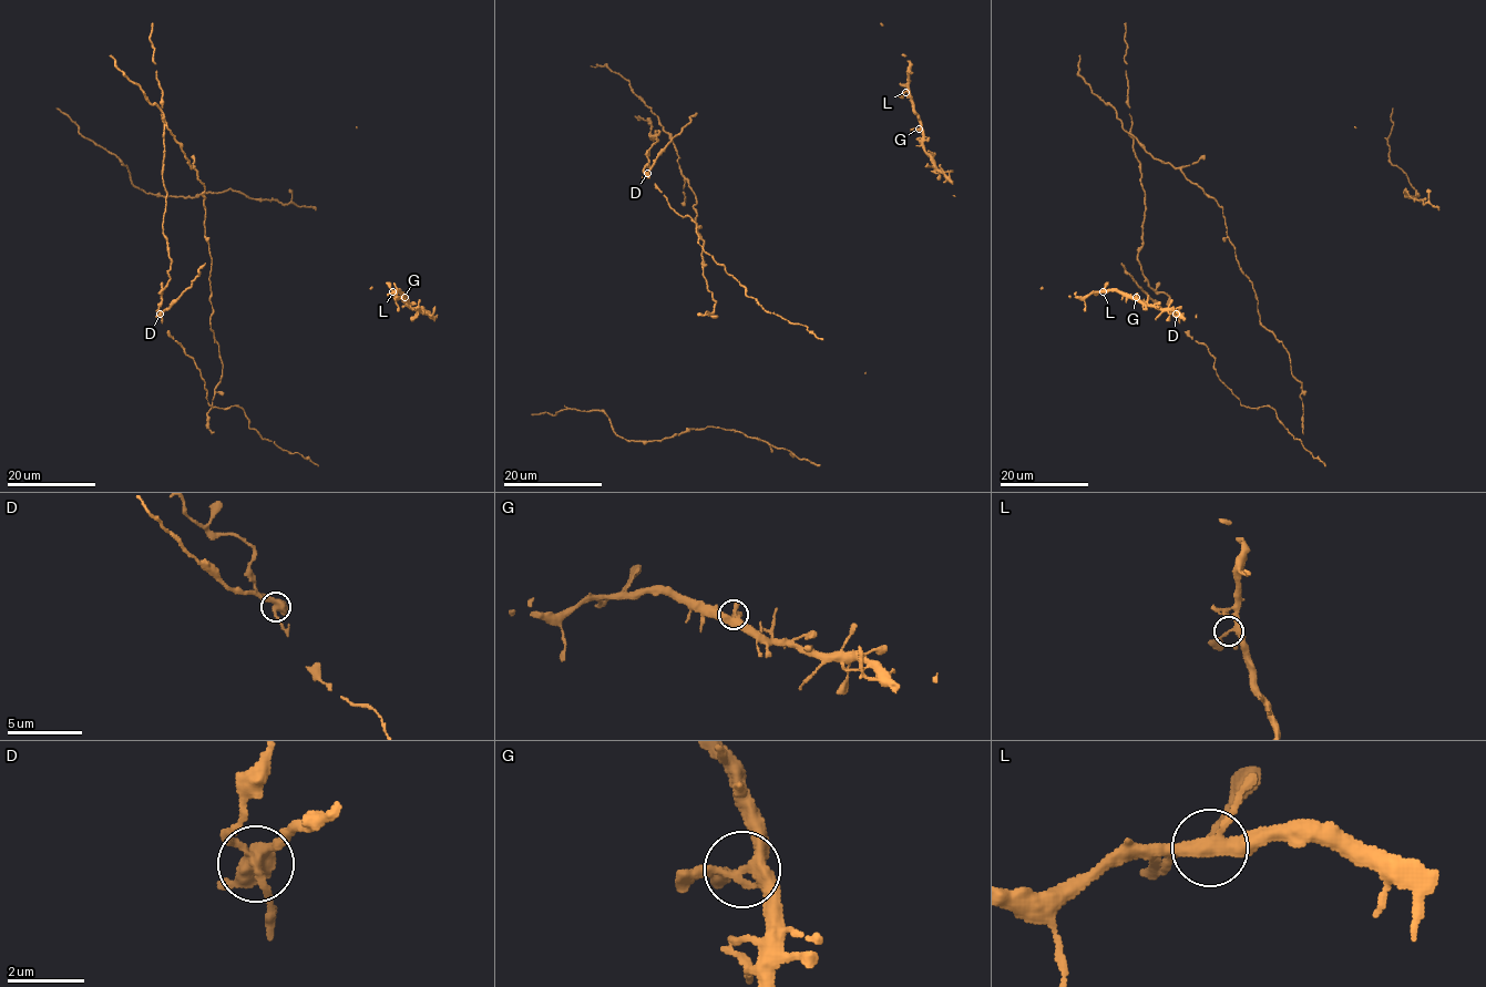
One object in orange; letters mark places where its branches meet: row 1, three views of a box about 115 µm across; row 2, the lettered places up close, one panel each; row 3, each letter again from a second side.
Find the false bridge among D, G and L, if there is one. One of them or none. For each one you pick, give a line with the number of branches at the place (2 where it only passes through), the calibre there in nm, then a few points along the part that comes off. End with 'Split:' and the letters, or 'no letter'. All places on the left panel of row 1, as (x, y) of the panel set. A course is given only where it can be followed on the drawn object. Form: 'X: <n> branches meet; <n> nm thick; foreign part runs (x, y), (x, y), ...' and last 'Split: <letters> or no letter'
D: 4 branches meet; 400 nm thick; foreign part runs (161, 314), (192, 285), (205, 263)
Split: D

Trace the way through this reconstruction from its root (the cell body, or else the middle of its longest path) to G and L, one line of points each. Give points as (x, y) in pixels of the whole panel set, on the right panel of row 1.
G: (1169, 308), (1144, 305), (1136, 297)
L: (1169, 308), (1143, 305), (1115, 290), (1103, 291)

